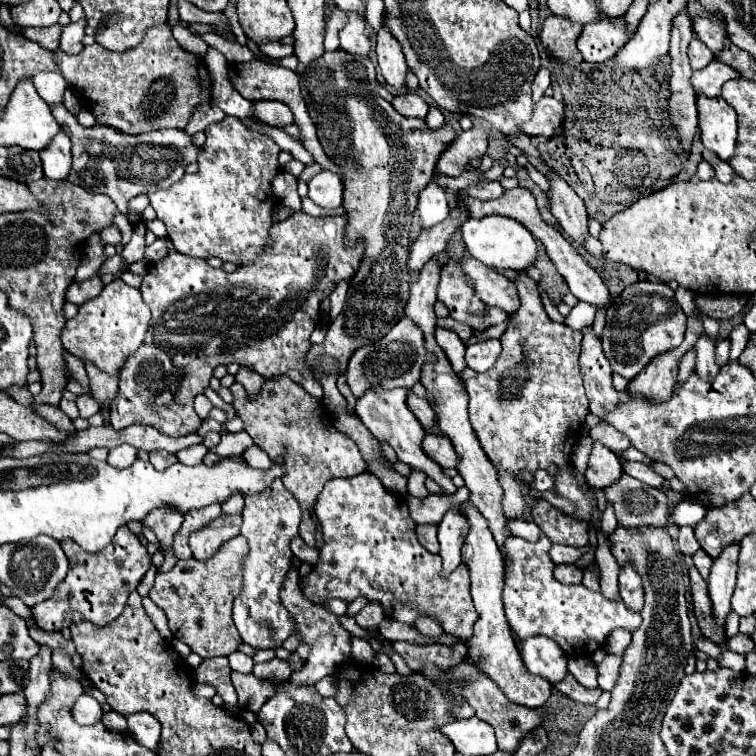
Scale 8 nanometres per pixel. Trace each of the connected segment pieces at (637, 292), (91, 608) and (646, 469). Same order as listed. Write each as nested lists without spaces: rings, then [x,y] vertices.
[[[639,281],[629,285],[607,309],[607,325],[603,331],[603,353],[613,373],[631,381],[641,373],[653,357],[681,345],[685,335],[685,313],[675,301],[673,289],[661,281]]]
[[[121,527],[115,533],[113,543],[109,543],[99,553],[85,553],[77,543],[71,543],[69,539],[63,541],[61,547],[69,559],[69,573],[65,581],[59,583],[51,599],[31,609],[35,623],[45,631],[61,631],[79,621],[109,625],[115,617],[121,615],[129,593],[137,589],[139,581],[151,567],[147,549],[141,545],[139,537],[129,531],[129,527]]]
[[[623,461],[623,471],[651,487],[661,487],[663,485],[663,477],[657,475],[649,465],[643,465],[643,463],[635,463],[635,461]]]

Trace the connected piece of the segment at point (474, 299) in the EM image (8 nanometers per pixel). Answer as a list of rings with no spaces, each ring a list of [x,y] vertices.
[[[451,259],[441,269],[441,283],[439,283],[439,301],[445,303],[445,307],[451,311],[451,317],[459,323],[465,323],[471,327],[473,335],[487,329],[483,315],[487,311],[487,305],[473,293],[467,275],[459,267],[459,261]]]

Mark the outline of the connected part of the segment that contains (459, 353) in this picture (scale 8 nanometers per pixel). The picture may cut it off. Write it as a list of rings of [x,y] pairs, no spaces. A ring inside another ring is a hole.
[[[437,327],[435,339],[437,339],[439,347],[447,353],[447,357],[449,357],[449,361],[451,361],[455,373],[461,375],[463,367],[467,367],[467,361],[465,361],[465,349],[467,349],[467,347],[461,343],[461,339],[457,337],[457,333]]]

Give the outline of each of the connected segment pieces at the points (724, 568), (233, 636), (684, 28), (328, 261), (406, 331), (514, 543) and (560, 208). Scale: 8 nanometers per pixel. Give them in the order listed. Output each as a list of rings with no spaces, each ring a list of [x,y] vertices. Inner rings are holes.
[[[739,543],[727,545],[713,561],[709,575],[709,597],[713,601],[713,615],[719,625],[725,625],[725,617],[731,611],[731,595],[735,589]]]
[[[237,535],[223,543],[219,551],[205,563],[195,559],[177,561],[171,571],[157,575],[155,585],[149,591],[151,601],[165,611],[171,633],[203,659],[231,655],[241,645],[239,631],[231,619],[231,609],[235,597],[243,589],[243,559],[247,553],[247,539]]]
[[[683,11],[683,15],[675,21],[675,27],[671,31],[671,49],[669,49],[669,55],[671,55],[671,77],[669,77],[669,91],[671,91],[671,99],[669,99],[669,121],[671,125],[677,129],[677,139],[681,141],[683,145],[683,151],[689,151],[691,147],[691,141],[697,133],[697,107],[695,107],[695,99],[697,99],[697,93],[691,85],[691,67],[689,67],[689,59],[687,59],[687,47],[689,47],[689,41],[693,39],[693,31],[691,31],[691,19],[687,15],[687,11]]]
[[[303,211],[293,213],[289,219],[279,221],[271,227],[273,245],[253,265],[239,267],[233,273],[213,269],[205,259],[183,257],[171,249],[167,257],[149,265],[139,291],[143,301],[149,305],[153,317],[145,333],[143,345],[127,359],[119,373],[119,391],[111,403],[111,427],[115,431],[129,425],[149,425],[167,437],[183,437],[197,433],[203,419],[193,409],[195,395],[203,393],[213,377],[217,365],[245,365],[253,367],[265,379],[287,375],[299,383],[307,393],[321,399],[323,391],[309,365],[305,363],[307,351],[311,349],[311,331],[319,323],[319,303],[331,295],[335,285],[343,279],[351,279],[359,269],[363,247],[345,249],[343,231],[347,225],[345,215],[311,217]]]
[[[403,317],[379,343],[375,343],[373,347],[361,347],[359,351],[355,351],[347,367],[347,383],[355,397],[363,395],[363,391],[375,385],[381,385],[385,389],[395,389],[395,387],[411,389],[421,377],[421,367],[433,361],[435,361],[435,355],[431,355],[425,349],[423,331],[409,317]]]
[[[545,535],[537,543],[529,543],[519,537],[509,537],[505,541],[507,577],[503,589],[503,603],[507,621],[521,639],[545,635],[553,639],[569,657],[591,657],[599,647],[605,645],[605,639],[613,629],[623,627],[633,633],[639,627],[641,615],[627,611],[621,599],[611,603],[603,599],[601,591],[593,593],[583,585],[563,585],[555,581],[555,563],[547,553],[549,547],[551,541]]]
[[[551,173],[547,175],[549,181],[549,203],[551,203],[551,213],[563,227],[567,235],[571,235],[577,243],[581,243],[583,235],[587,233],[587,211],[581,201],[581,197],[557,175]]]

